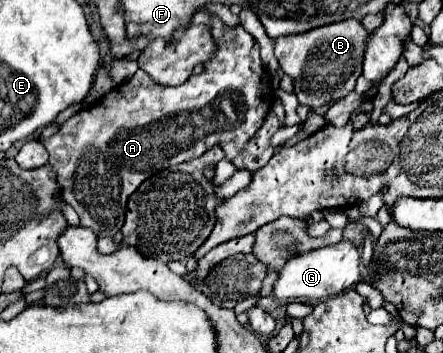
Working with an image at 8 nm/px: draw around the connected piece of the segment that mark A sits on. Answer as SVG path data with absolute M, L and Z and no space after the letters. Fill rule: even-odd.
M212 16L212 38L216 38L216 58L204 64L202 74L192 74L188 82L180 86L162 86L154 82L144 70L138 70L128 80L128 100L126 84L116 86L118 90L110 90L100 98L100 102L94 102L90 108L84 108L82 112L68 118L52 138L42 140L50 152L48 164L58 174L62 198L66 198L66 202L78 212L80 226L90 228L96 236L116 236L124 224L124 212L130 194L146 178L158 174L164 168L198 158L216 144L224 150L226 160L232 160L262 126L272 106L272 92L268 74L258 54L258 42L240 26L224 26L218 16Z

